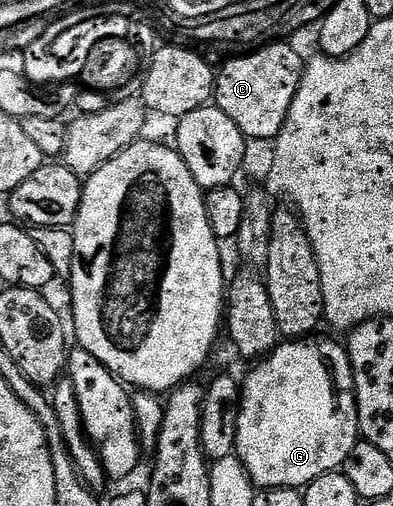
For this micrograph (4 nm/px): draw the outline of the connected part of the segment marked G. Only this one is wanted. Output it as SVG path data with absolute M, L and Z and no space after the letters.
M315 338L280 342L270 355L252 366L255 368L248 373L247 380L242 380L235 455L256 488L306 489L313 481L317 481L317 477L340 470L351 450L360 442L355 378L347 348L342 342Z

